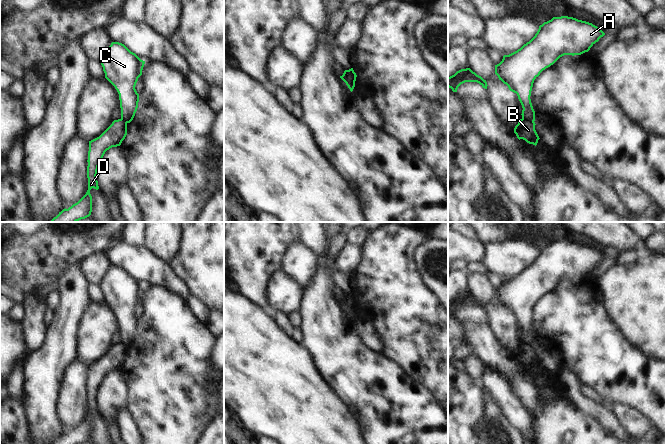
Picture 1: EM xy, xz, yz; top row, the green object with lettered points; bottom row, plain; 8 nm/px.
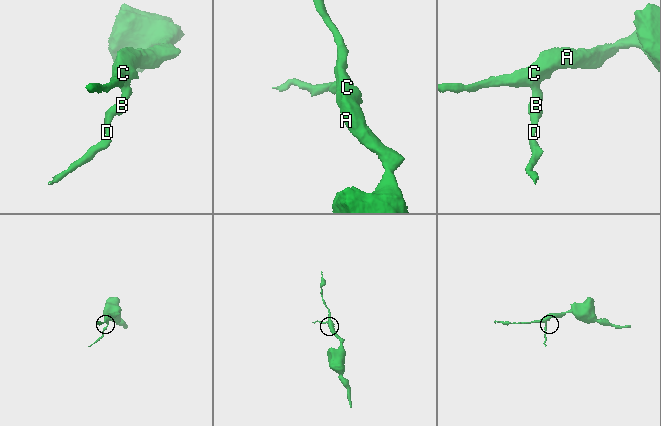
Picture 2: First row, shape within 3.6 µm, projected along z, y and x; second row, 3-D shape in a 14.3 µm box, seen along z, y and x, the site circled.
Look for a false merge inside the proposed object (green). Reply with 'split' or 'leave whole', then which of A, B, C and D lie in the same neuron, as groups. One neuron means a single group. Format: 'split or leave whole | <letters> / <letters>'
split | A C / B D

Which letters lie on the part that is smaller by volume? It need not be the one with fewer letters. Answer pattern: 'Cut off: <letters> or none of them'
Cut off: B, D

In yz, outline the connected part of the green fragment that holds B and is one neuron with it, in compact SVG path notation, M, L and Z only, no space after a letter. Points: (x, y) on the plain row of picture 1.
M520 343L518 348L514 352L514 357L517 362L525 364L529 368L537 369L538 364L540 363L536 354L535 354L535 346Z

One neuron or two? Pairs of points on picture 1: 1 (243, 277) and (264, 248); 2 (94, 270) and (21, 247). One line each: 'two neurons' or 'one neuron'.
1: one neuron
2: two neurons

